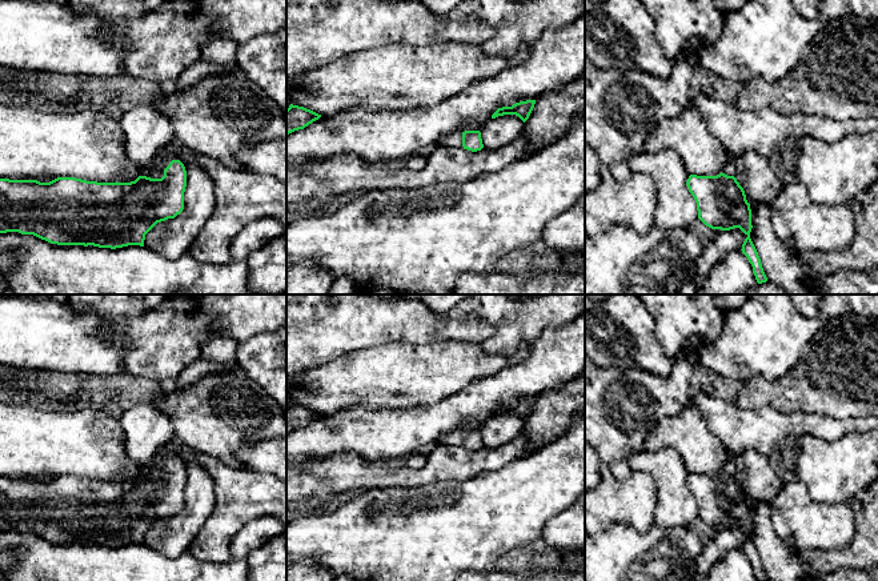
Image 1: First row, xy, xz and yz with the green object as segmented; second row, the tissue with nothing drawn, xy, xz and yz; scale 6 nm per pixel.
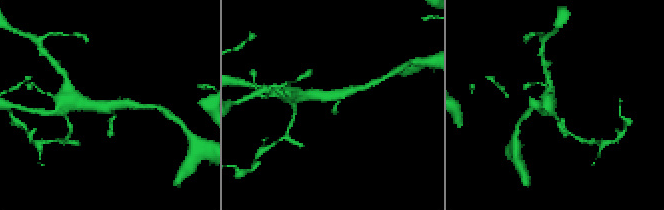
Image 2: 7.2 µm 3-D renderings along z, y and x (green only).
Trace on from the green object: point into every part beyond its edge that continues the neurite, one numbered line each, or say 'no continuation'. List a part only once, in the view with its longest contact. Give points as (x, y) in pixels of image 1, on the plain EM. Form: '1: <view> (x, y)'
1: xy (165, 453)

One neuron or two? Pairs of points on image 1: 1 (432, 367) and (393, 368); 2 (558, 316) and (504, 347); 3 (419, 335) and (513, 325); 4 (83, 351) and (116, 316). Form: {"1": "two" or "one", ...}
{"1": "one", "2": "one", "3": "two", "4": "two"}

